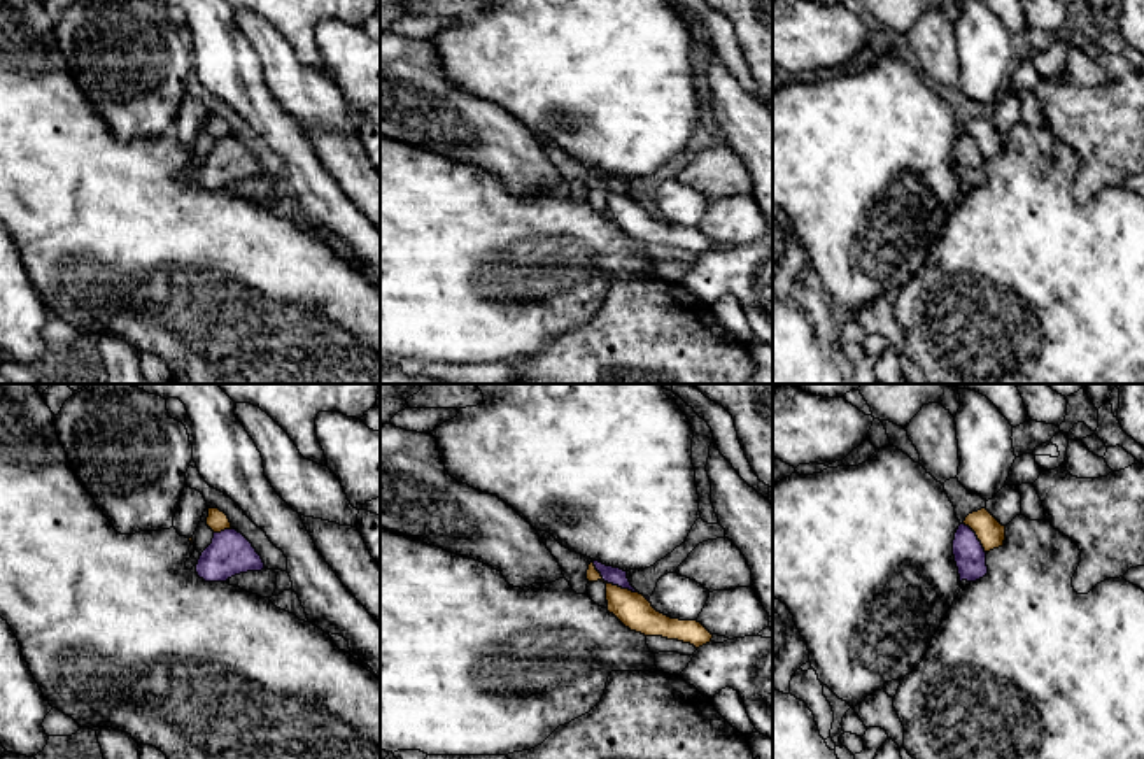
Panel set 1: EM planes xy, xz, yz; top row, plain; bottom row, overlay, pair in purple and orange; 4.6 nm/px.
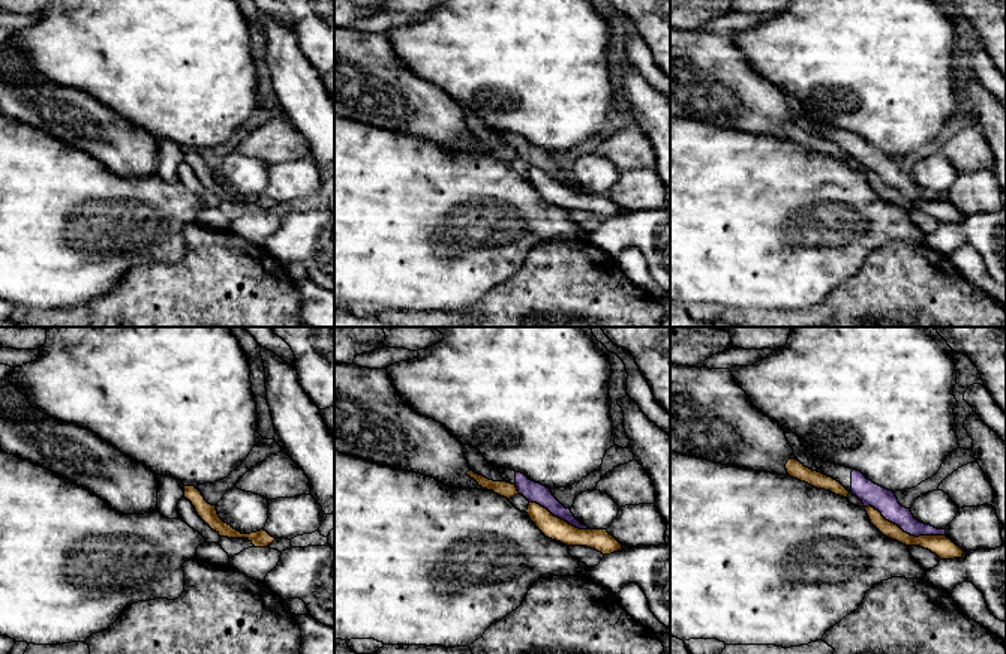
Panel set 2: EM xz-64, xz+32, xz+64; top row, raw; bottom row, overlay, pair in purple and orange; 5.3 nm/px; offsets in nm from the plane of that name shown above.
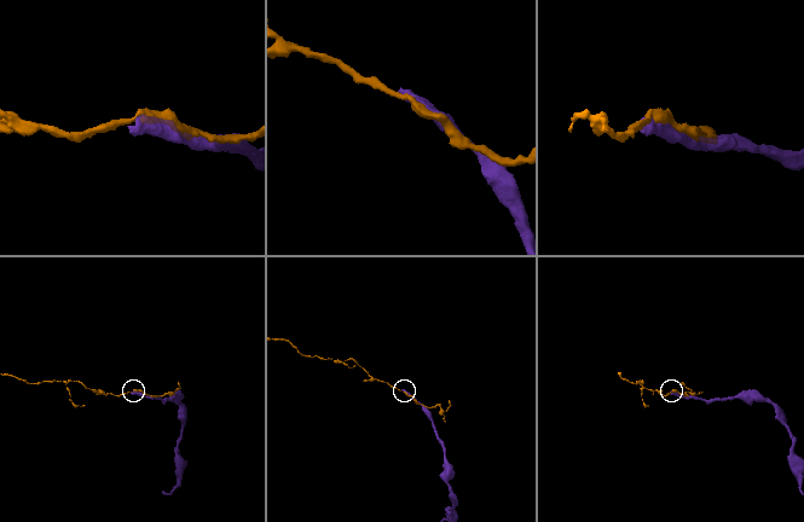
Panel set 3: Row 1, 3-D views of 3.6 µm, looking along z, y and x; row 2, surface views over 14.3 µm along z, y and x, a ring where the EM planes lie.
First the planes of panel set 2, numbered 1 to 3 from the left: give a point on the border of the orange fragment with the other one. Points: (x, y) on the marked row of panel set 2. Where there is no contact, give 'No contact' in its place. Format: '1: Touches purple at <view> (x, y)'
1: No contact
2: Touches purple at xz+32 (559, 518)
3: Touches purple at xz+64 (906, 531)

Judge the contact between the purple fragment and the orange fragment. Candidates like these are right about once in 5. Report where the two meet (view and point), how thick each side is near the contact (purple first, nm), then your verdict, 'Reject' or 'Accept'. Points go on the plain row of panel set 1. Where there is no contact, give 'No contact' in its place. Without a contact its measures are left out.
Touches purple at xz (612, 190). Thickness 80 nm (purple) against 160 nm. Reject

